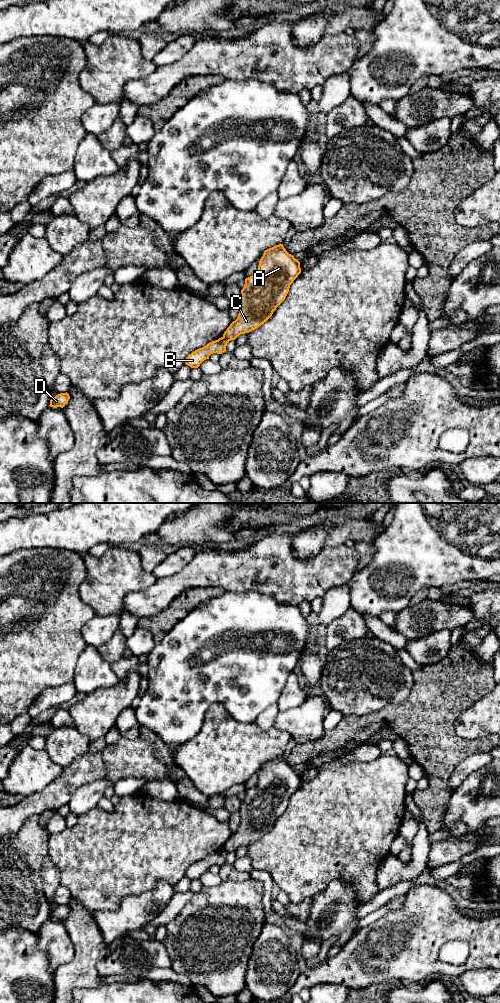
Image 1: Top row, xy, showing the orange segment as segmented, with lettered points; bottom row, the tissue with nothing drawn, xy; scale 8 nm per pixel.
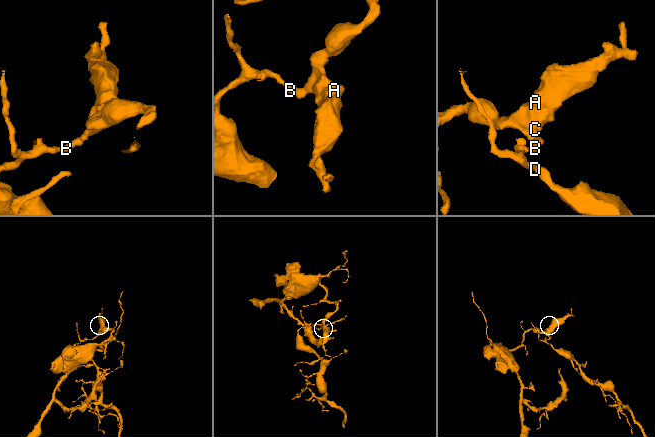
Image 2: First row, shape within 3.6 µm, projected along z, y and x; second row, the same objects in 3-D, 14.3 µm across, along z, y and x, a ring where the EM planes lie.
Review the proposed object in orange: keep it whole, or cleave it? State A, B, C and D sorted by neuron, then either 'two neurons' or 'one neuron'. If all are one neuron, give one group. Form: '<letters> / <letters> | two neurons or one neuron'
A C / B D | two neurons

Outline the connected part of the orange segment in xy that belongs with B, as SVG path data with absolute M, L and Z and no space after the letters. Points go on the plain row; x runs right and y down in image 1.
M224 849L208 855L206 858L189 866L186 870L185 876L191 880L198 880L204 872L209 871L211 866L222 866L226 864L227 855L228 853Z

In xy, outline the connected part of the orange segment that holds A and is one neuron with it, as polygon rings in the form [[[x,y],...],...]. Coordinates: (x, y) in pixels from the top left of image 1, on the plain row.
[[[283,756],[265,762],[259,773],[257,784],[245,791],[245,797],[238,812],[240,824],[237,831],[224,844],[223,849],[229,854],[264,836],[285,812],[290,797],[300,785],[300,774],[286,763]]]

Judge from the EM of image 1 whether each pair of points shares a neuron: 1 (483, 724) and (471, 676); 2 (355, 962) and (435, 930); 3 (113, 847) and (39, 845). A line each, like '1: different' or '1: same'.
1: different
2: same
3: different

